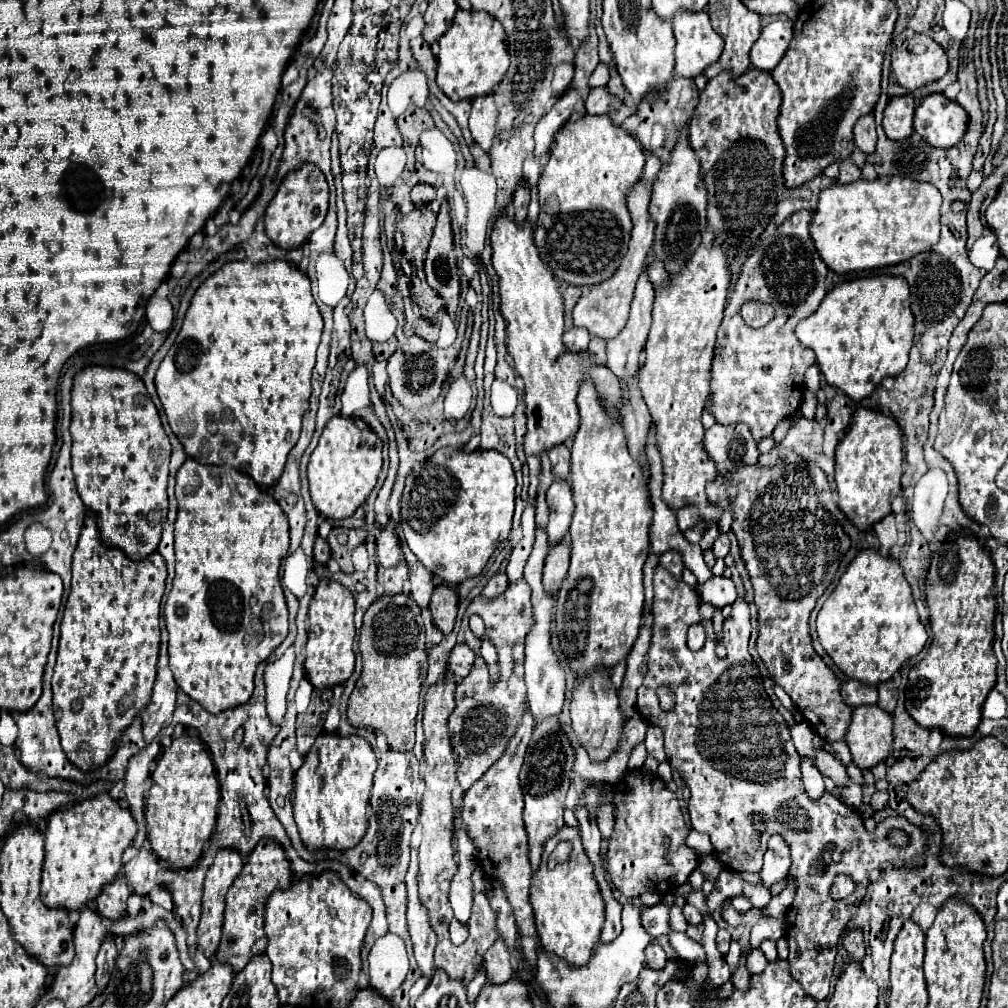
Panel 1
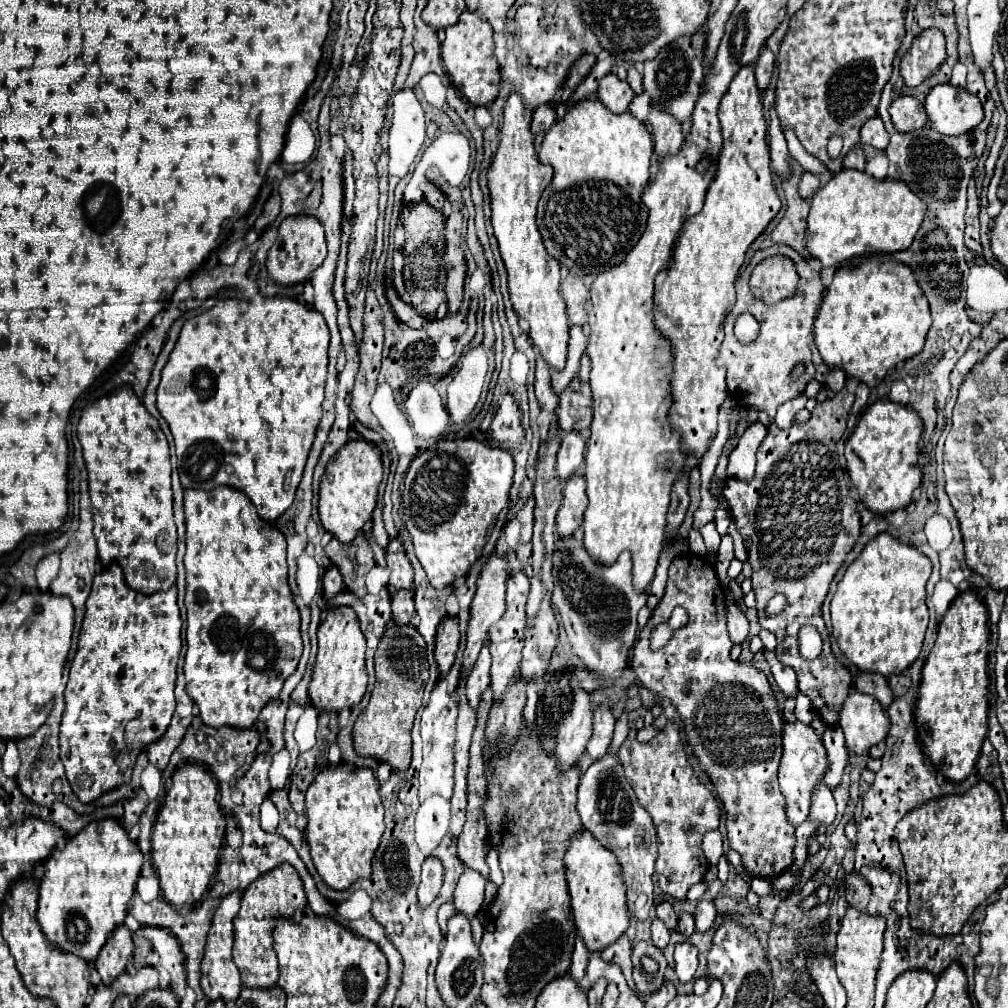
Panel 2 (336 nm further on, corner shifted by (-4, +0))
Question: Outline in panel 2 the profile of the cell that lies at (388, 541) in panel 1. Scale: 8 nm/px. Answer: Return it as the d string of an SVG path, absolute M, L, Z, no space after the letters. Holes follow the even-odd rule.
M388 552L386 554L388 570L390 570L390 588L400 590L400 588L412 588L414 572L408 556L404 552Z

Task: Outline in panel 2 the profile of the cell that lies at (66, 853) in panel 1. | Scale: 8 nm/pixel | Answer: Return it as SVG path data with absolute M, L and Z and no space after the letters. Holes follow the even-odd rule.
M104 818L98 822L90 822L80 834L68 838L62 850L54 850L50 858L44 862L44 876L40 882L40 898L38 898L38 924L46 938L60 946L66 952L72 952L86 962L94 962L104 942L110 938L112 930L120 926L128 912L128 902L136 890L136 880L142 868L142 852L128 838L128 832L114 818Z

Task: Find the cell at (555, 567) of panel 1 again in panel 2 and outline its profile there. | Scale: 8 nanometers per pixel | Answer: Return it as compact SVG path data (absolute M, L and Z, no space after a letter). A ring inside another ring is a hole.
M582 472L572 476L568 484L564 484L564 500L556 516L556 530L560 540L568 540L578 526L582 524L584 510L588 506L588 496L586 496L586 484Z

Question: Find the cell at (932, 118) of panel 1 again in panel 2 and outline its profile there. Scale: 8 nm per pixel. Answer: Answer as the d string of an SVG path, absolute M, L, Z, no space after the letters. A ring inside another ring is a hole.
M952 84L934 86L926 96L924 108L934 130L948 136L968 132L984 118L982 102L964 88L952 88Z

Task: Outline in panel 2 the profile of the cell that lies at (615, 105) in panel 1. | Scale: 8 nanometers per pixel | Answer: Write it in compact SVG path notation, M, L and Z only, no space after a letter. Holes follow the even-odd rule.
M608 74L602 78L600 88L598 88L598 98L600 102L614 114L622 114L628 110L628 104L634 98L632 88L628 86L626 80L620 80L614 74Z

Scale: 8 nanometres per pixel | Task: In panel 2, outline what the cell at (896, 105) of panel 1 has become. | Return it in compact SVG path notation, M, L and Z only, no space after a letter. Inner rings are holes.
M900 96L890 106L890 116L898 132L912 132L926 124L924 104L912 96Z

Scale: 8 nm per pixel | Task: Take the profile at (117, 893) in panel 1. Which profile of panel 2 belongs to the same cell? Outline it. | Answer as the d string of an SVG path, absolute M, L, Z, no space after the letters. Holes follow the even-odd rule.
M120 924L112 932L112 936L104 944L104 948L100 950L100 956L96 960L96 970L104 984L110 984L112 980L116 980L116 976L120 976L126 970L132 950L134 950L132 934L126 924Z

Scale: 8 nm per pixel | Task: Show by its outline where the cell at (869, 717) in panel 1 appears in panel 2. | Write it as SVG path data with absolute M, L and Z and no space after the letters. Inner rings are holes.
M852 690L840 712L840 728L844 730L848 750L868 754L872 746L888 736L890 718L874 696Z

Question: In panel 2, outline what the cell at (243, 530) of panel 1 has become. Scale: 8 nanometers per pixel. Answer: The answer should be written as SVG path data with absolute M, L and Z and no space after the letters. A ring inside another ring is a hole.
M216 486L214 490L206 492L206 490L192 490L188 488L184 492L184 516L186 516L186 556L184 556L184 566L186 566L186 658L184 658L184 674L186 674L186 692L188 696L196 702L198 710L200 710L200 718L204 724L212 726L212 728L220 728L220 726L242 726L242 728L250 728L260 710L268 704L268 700L272 700L276 694L280 694L284 680L296 670L298 666L298 658L302 654L302 638L300 638L300 614L296 604L292 602L292 592L288 586L288 566L286 566L286 540L284 534L280 534L276 530L274 524L268 524L266 520L262 520L256 512L256 506L252 504L252 500L244 494L238 492L236 488L230 486Z

